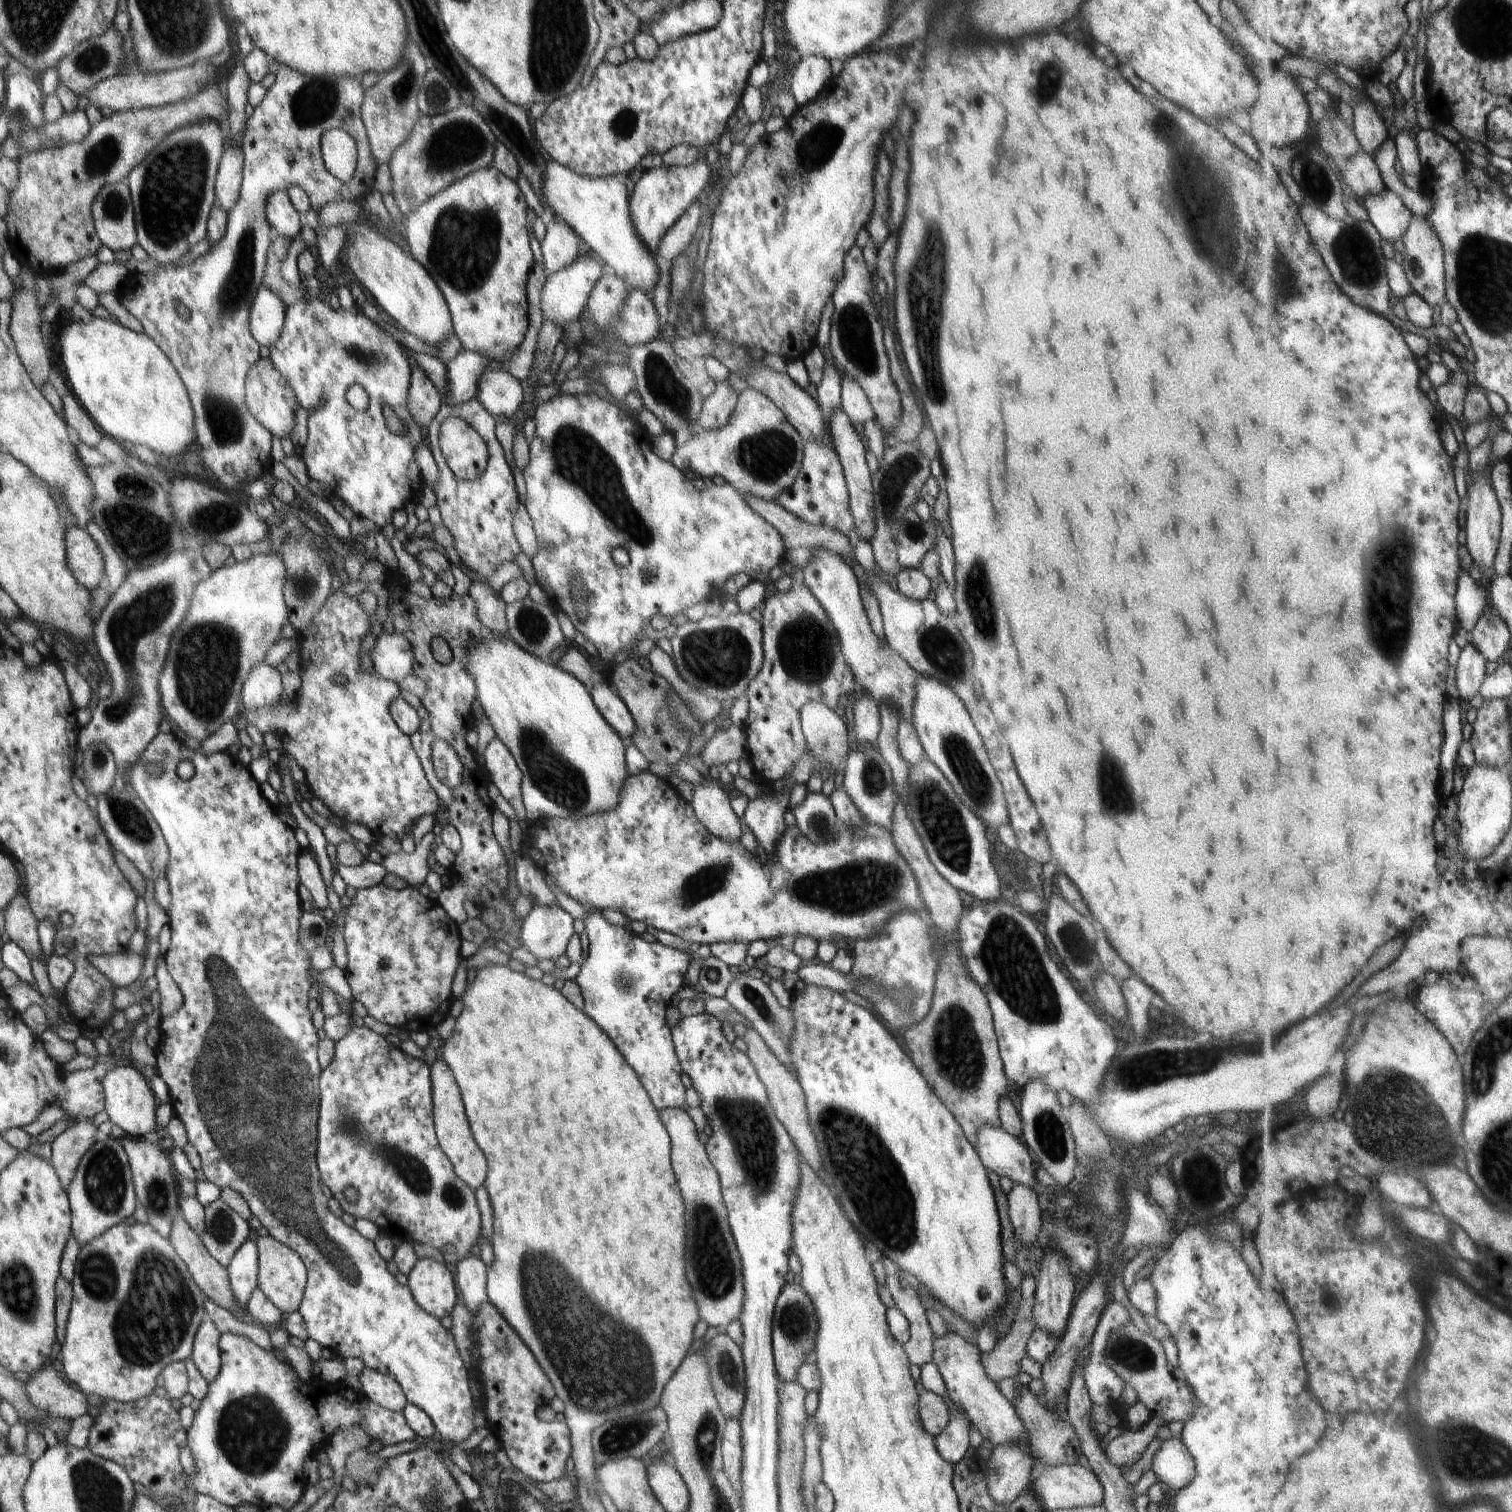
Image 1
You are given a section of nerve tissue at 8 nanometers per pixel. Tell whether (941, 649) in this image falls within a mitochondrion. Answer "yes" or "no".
yes

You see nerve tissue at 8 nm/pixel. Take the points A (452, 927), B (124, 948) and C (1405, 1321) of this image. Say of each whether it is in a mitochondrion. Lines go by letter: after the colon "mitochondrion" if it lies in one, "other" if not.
A: other
B: other
C: other

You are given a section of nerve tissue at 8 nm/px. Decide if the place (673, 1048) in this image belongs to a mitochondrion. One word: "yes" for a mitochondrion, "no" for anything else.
no

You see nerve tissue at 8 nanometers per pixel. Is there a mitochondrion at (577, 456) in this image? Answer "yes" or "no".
yes

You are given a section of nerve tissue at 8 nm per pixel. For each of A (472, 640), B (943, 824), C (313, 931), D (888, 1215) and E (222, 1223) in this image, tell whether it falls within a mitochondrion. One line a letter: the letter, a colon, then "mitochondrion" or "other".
A: other
B: mitochondrion
C: mitochondrion
D: mitochondrion
E: mitochondrion

